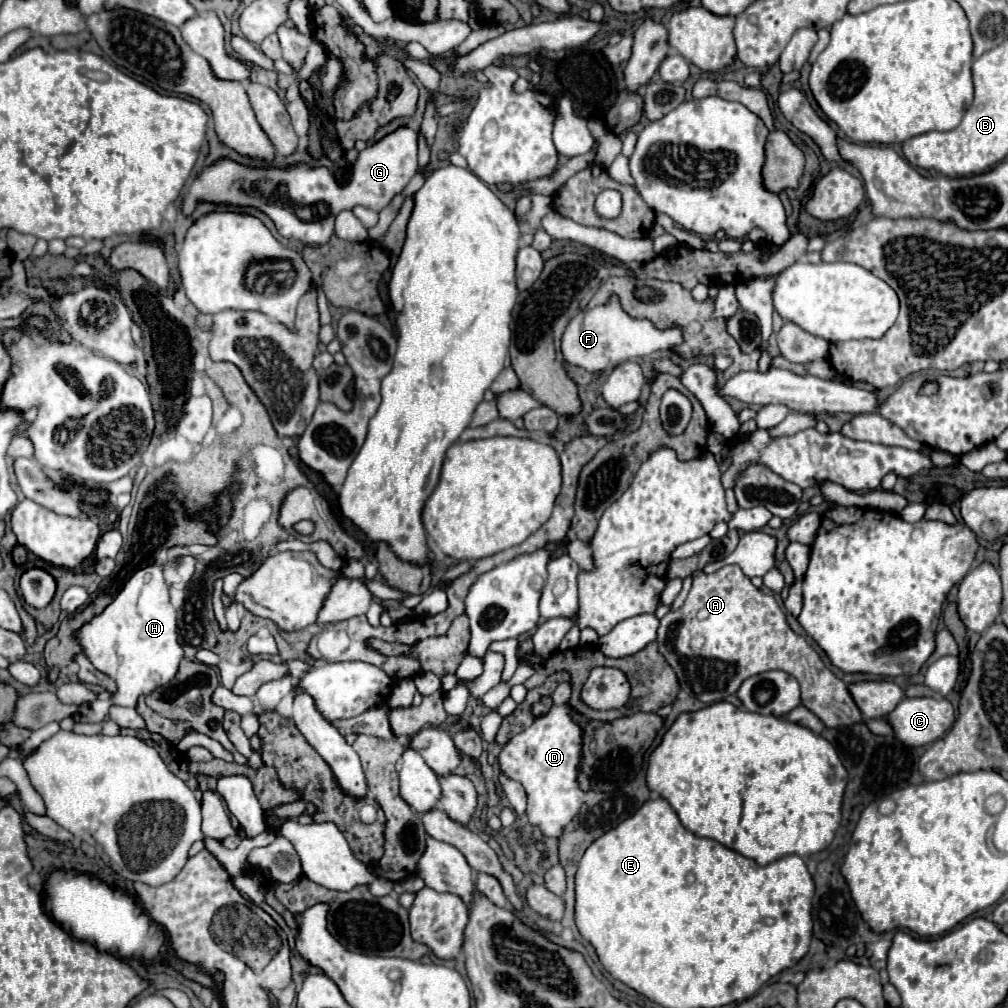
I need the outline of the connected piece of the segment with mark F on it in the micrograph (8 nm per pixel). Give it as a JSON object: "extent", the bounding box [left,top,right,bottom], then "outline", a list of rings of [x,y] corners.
{"extent":[562,298,682,372],"outline":[[[612,298],[608,304],[596,306],[588,312],[580,312],[570,320],[570,324],[566,326],[564,336],[562,336],[562,354],[564,354],[566,362],[580,366],[584,370],[590,370],[590,372],[598,372],[598,370],[610,370],[616,364],[626,362],[630,358],[666,352],[674,344],[680,344],[680,340],[682,340],[682,336],[680,336],[678,328],[658,330],[648,320],[630,318],[620,308],[618,300]]]}

